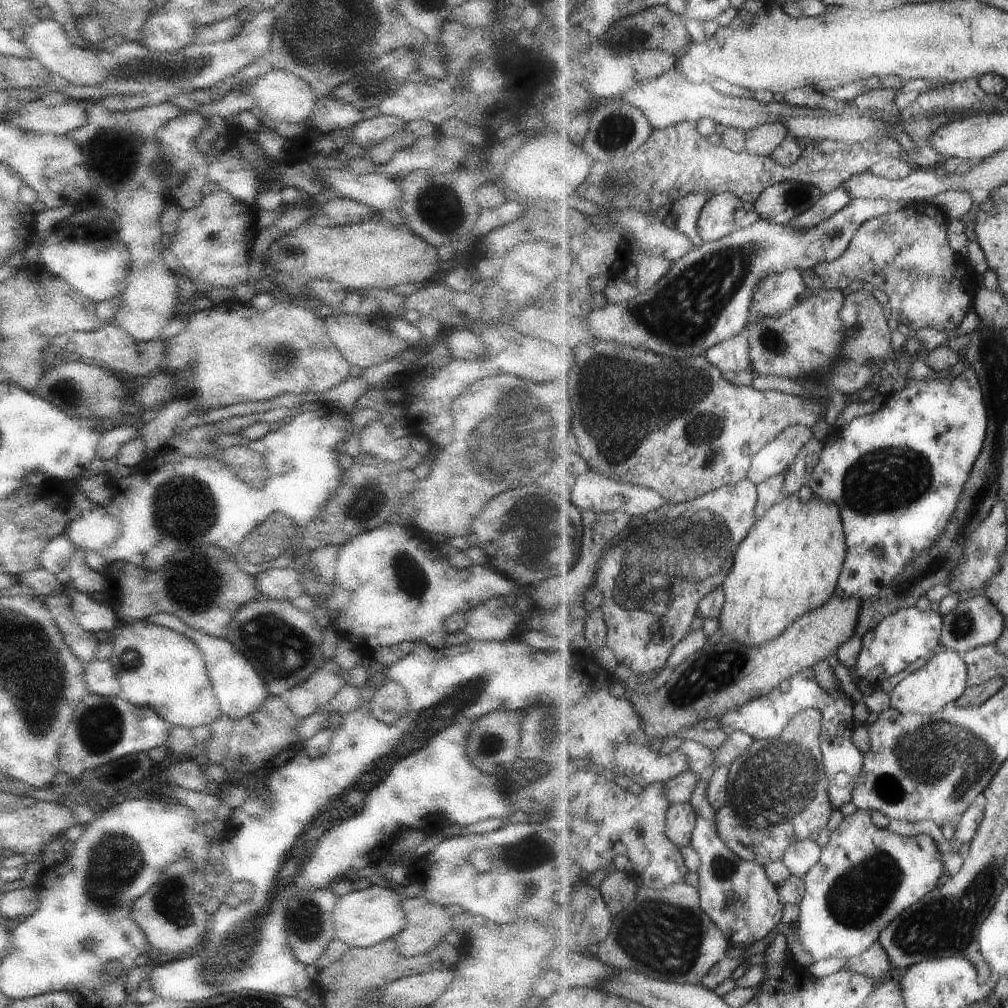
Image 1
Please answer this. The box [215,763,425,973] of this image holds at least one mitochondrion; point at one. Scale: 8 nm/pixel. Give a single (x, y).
(307, 919)

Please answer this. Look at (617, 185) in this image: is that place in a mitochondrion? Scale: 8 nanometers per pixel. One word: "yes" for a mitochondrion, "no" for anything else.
yes

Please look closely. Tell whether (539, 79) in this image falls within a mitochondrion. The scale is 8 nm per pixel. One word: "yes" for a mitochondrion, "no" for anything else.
no

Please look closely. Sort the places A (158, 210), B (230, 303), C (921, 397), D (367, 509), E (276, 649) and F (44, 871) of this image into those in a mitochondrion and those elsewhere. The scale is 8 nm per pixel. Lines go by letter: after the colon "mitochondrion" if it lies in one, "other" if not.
A: other
B: other
C: other
D: mitochondrion
E: mitochondrion
F: other

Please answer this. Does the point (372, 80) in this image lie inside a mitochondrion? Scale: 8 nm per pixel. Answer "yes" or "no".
yes

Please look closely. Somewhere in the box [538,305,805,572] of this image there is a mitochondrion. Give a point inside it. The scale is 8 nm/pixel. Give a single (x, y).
(617, 439)

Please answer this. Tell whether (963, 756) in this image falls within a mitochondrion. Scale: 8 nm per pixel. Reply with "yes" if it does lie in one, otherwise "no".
yes

